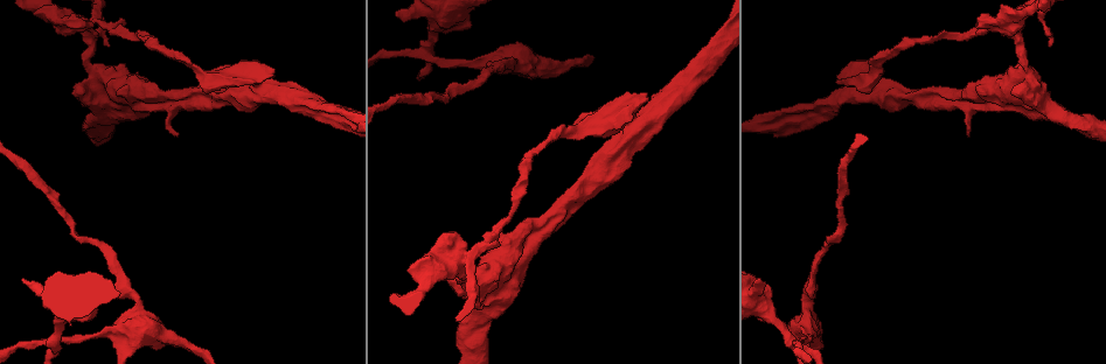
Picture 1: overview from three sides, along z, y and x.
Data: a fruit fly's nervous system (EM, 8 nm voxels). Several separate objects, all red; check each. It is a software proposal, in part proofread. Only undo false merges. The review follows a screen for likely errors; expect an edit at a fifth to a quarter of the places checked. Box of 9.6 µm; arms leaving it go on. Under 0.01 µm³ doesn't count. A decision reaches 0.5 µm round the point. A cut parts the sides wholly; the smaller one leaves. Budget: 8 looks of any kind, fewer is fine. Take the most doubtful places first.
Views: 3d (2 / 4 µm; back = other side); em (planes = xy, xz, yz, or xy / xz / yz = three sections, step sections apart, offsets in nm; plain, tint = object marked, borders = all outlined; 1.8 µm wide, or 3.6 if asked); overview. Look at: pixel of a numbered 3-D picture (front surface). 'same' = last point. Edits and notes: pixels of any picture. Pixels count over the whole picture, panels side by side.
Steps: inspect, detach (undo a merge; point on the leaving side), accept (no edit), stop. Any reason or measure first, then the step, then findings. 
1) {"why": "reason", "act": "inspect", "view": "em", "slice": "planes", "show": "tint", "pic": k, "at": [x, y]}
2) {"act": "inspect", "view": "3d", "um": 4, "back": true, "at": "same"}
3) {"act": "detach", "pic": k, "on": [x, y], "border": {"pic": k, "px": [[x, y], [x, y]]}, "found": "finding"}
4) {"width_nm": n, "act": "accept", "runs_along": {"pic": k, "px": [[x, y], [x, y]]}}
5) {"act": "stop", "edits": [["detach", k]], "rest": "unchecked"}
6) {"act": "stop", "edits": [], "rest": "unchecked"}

{"act": "inspect", "view": "em", "slice": "xy", "step": 4, "show": "tint", "pic": 1, "at": [546, 228]}

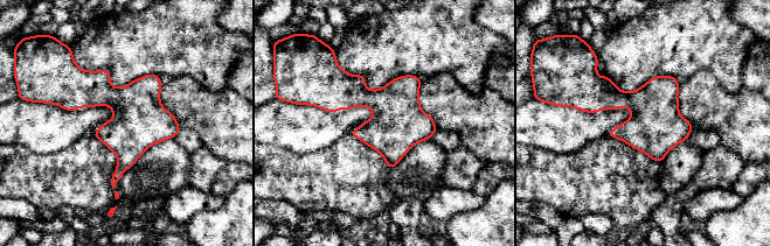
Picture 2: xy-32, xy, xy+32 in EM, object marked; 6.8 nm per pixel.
{"why": "another direction", "act": "inspect", "view": "em", "slice": "planes", "show": "borders", "at": "same"}

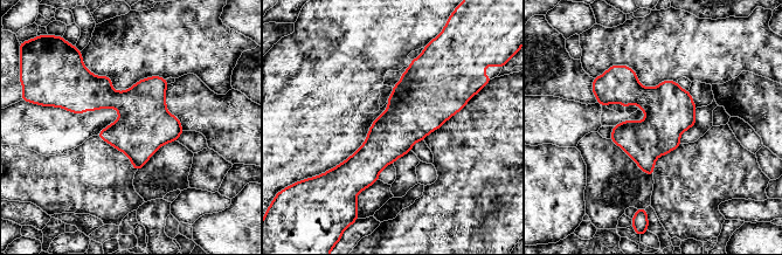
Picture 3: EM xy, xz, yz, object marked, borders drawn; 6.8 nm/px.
{"act": "accept", "found": "continuous, no second neuron"}

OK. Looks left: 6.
{"why": "touches itself", "act": "inspect", "view": "em", "slice": "yz", "step": 4, "show": "tint", "pic": 1, "at": [517, 201]}

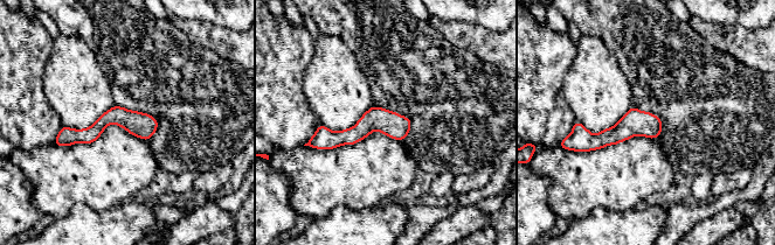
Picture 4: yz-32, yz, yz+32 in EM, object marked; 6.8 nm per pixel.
{"why": "another direction", "act": "inspect", "view": "em", "slice": "planes", "show": "borders", "at": "same"}

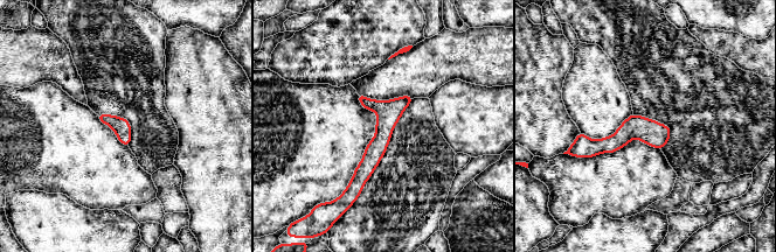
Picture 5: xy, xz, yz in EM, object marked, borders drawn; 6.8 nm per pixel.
{"act": "accept", "runs_along": {"pic": 5, "px": [[407, 98], [387, 118], [350, 190]]}, "found": "all the same neuron"}

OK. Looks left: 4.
{"why": "closes a loop", "act": "inspect", "view": "3d", "um": 4, "pic": 1, "at": [494, 283]}

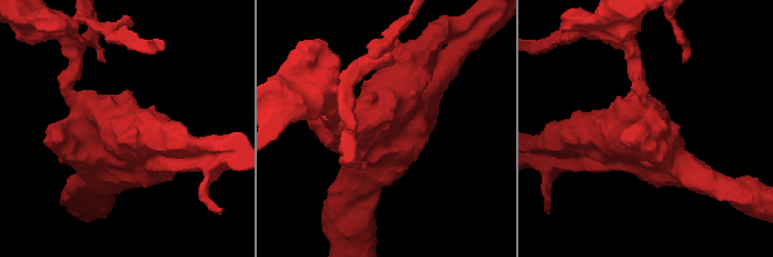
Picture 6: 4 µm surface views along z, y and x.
{"act": "inspect", "view": "em", "slice": "planes", "show": "tint", "pic": 6, "at": [387, 126]}

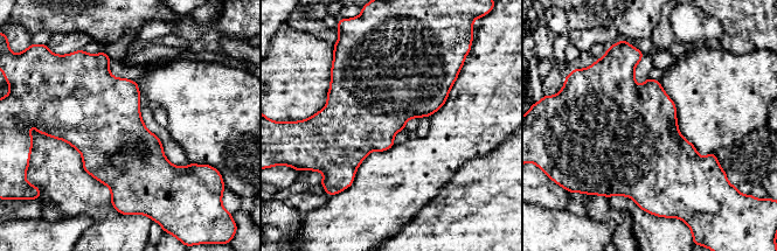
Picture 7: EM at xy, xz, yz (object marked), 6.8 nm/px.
{"width_nm": 480, "act": "accept", "found": "continuous, no second neuron"}

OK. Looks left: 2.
{"act": "stop", "edits": [], "rest": "unchecked"}

